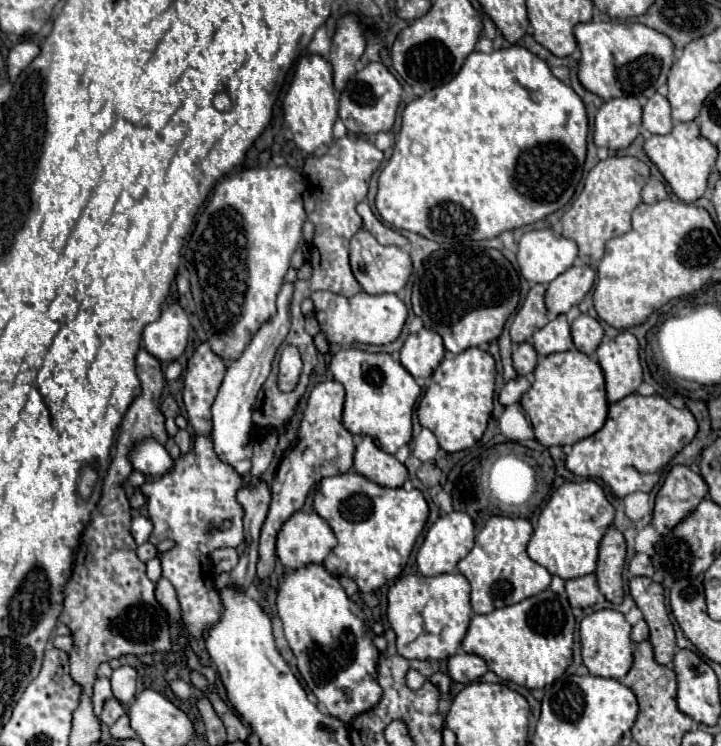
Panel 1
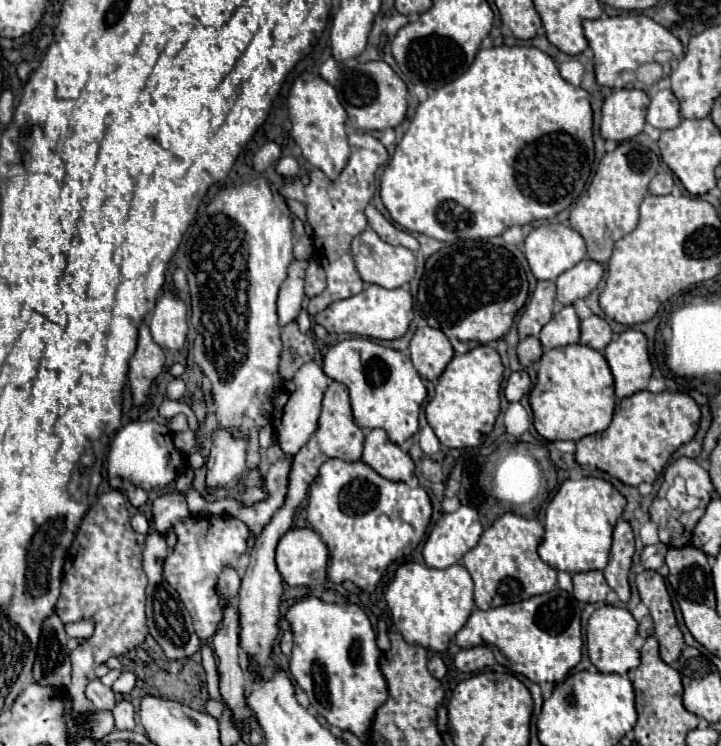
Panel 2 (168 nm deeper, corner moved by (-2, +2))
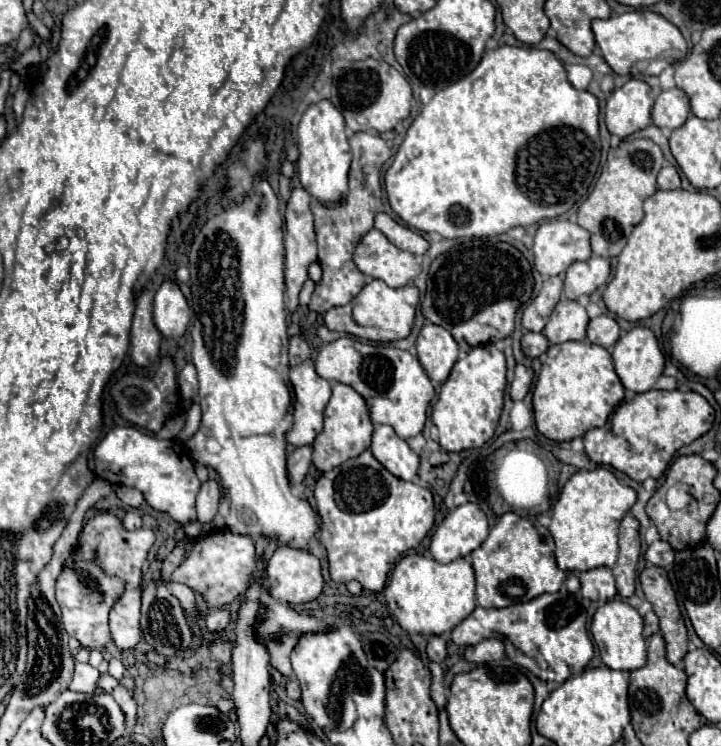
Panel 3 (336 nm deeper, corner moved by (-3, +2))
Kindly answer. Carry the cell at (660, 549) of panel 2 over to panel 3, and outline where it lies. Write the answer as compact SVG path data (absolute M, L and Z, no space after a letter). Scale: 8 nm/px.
M655 541L649 545L649 549L645 551L645 561L649 561L651 565L657 565L657 567L667 567L669 563L673 563L673 547L665 541Z

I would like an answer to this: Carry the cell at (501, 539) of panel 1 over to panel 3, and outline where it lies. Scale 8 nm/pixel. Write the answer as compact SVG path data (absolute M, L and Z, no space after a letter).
M513 511L505 513L489 531L489 537L471 553L471 565L477 579L477 603L481 607L509 607L531 601L543 593L559 591L565 573L553 557L553 537L537 521L525 519Z

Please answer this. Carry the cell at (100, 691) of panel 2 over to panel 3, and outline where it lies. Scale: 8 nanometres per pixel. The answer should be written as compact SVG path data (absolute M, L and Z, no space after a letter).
M75 663L75 675L73 675L73 681L69 685L71 691L77 691L77 693L87 693L87 695L95 695L99 685L99 671L95 667L91 667L89 663Z

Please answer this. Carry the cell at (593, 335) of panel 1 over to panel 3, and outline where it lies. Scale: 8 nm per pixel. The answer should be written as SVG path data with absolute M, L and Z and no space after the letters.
M607 315L591 319L589 327L587 327L587 339L605 349L609 349L619 339L619 333L621 333L619 325L615 323L615 319L611 319Z

